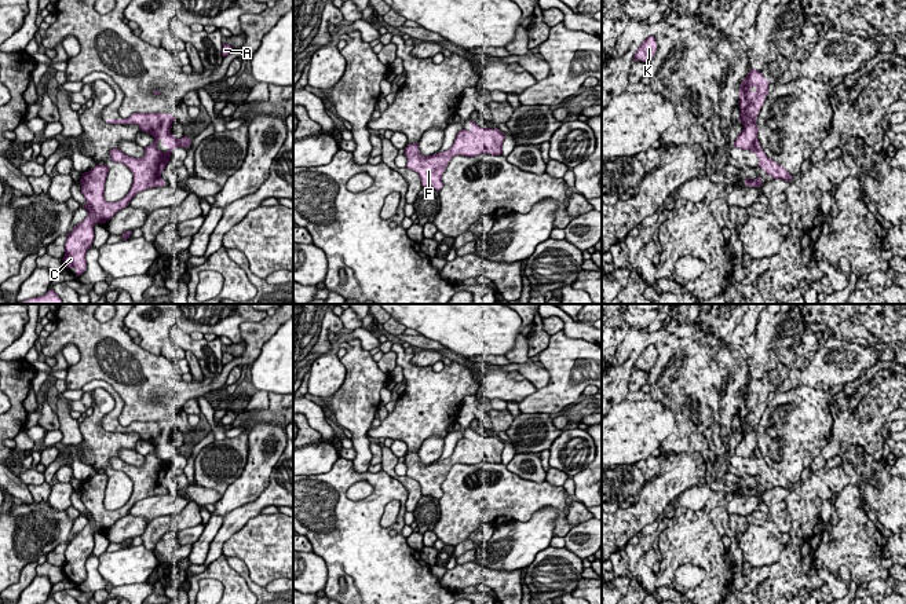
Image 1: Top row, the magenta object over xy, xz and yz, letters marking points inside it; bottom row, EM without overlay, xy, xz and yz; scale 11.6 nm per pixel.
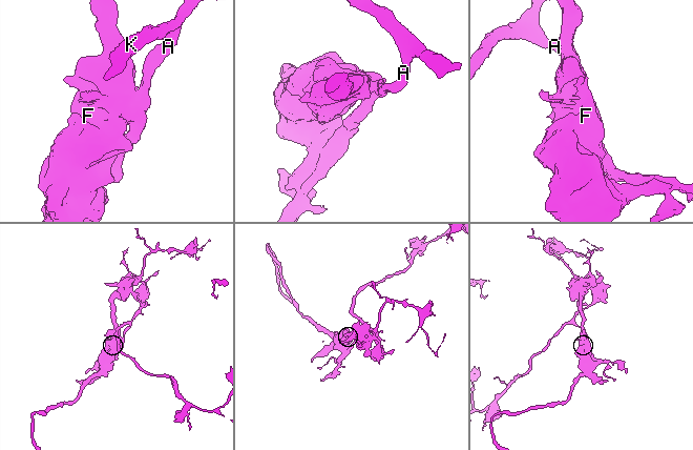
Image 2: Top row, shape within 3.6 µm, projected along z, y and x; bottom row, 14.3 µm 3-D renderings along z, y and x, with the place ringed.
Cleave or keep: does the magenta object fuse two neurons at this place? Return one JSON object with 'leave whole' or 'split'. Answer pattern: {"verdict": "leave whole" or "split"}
{"verdict": "split"}

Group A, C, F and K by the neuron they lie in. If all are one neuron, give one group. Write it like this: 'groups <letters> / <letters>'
groups A K / C F

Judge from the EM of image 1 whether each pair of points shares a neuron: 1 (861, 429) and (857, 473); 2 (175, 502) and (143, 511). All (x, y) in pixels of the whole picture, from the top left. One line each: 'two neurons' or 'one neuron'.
1: two neurons
2: one neuron

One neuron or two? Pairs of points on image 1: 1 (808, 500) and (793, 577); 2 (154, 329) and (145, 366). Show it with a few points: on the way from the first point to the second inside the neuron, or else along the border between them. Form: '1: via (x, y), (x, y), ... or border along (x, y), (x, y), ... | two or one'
1: via (803, 519), (802, 529), (795, 535), (793, 557) | one
2: border along (138, 344), (160, 355) | two

